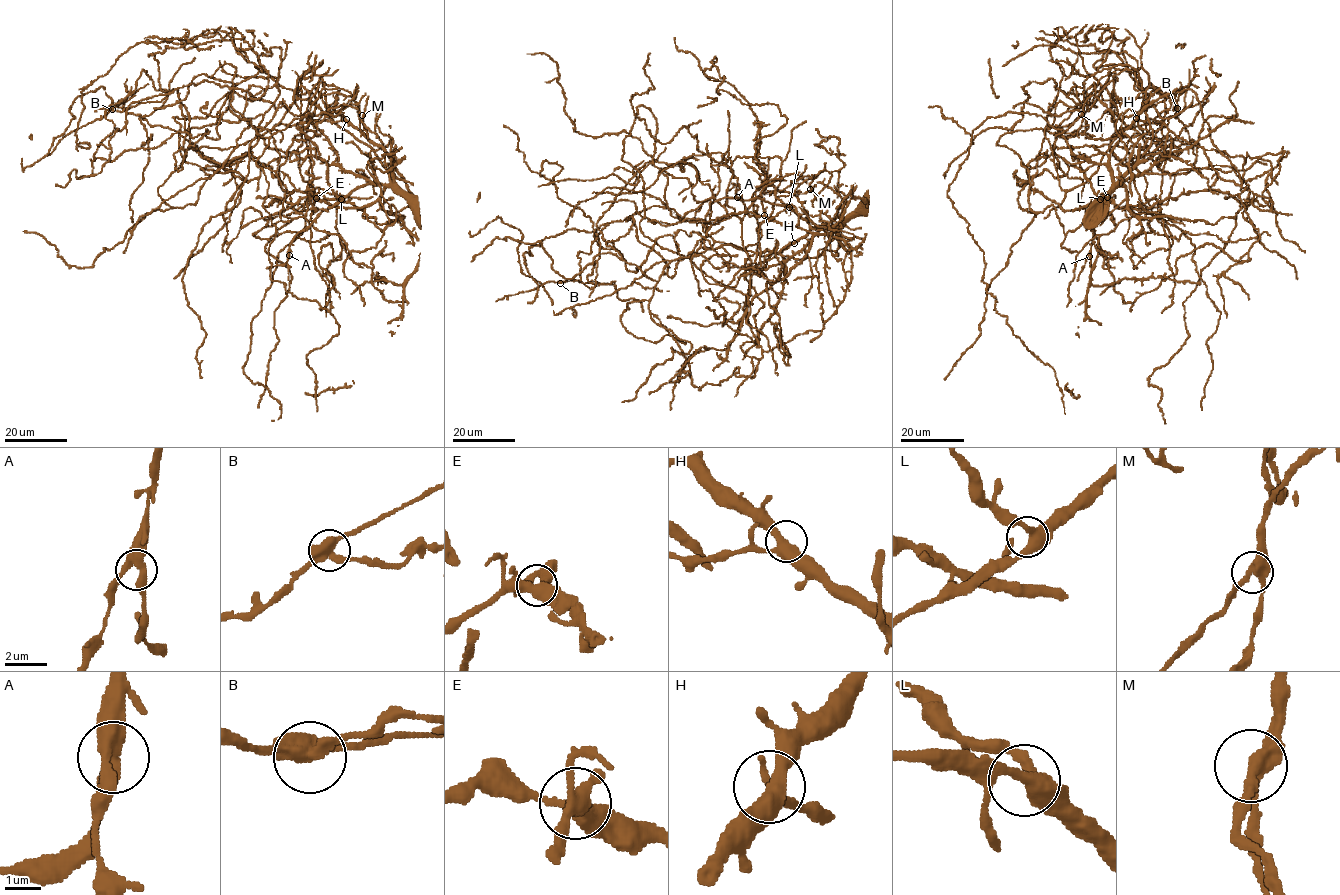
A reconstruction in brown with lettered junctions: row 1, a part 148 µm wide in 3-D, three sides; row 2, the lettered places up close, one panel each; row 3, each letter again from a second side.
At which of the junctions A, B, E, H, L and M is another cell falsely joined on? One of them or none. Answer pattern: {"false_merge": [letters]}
{"false_merge": ["B"]}

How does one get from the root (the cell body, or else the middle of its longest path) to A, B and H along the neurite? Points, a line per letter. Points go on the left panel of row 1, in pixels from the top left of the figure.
A: (301, 133), (304, 123), (333, 120), (372, 150), (390, 182), (355, 188), (324, 209), (296, 234), (289, 255)
B: (301, 133), (309, 101), (297, 99), (195, 203), (135, 223), (152, 138), (139, 118), (167, 94), (112, 109)
H: (301, 133), (304, 123), (346, 119)

